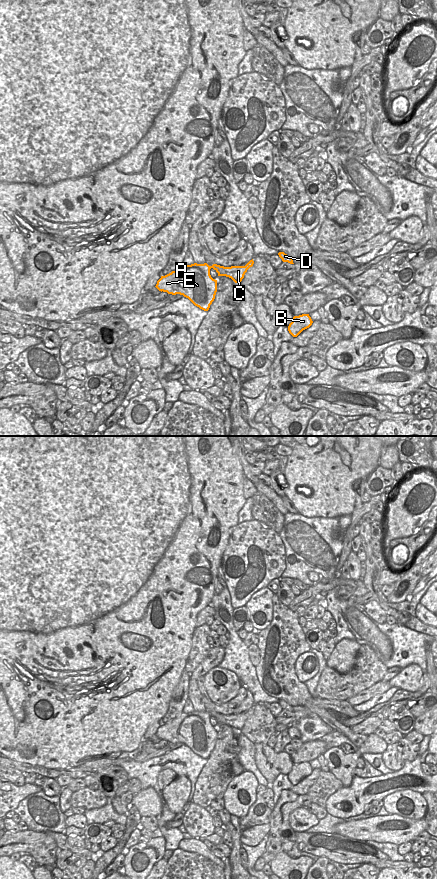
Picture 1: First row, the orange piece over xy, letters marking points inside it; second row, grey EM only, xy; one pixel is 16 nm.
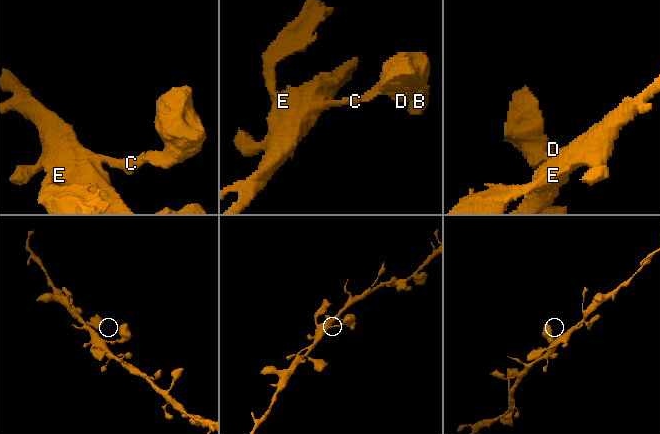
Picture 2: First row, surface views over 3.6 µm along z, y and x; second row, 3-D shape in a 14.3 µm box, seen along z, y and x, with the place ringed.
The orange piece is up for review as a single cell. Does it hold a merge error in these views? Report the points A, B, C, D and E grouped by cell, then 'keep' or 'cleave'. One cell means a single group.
A B C D E | keep

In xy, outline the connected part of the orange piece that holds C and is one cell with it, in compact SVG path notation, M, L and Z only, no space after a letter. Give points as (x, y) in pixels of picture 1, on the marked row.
M253 259L245 266L224 267L217 264L209 266L204 264L181 265L171 273L161 276L156 288L168 294L180 294L188 298L195 306L208 311L215 299L217 292L217 280L210 275L213 268L218 276L231 278L235 283L240 283L247 270L254 264Z

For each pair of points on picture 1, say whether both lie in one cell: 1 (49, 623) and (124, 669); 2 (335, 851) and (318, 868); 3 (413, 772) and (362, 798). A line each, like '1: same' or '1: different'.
1: same
2: different
3: same

